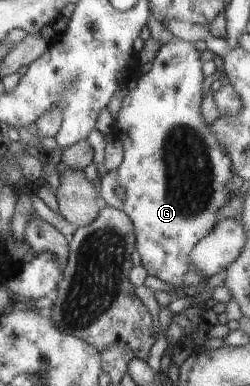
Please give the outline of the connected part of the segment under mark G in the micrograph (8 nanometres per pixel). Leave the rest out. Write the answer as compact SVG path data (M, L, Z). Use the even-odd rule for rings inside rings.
M173 37L167 44L162 44L151 62L150 70L138 76L136 86L124 94L112 130L124 148L122 162L116 170L110 170L102 176L99 190L103 205L123 211L131 219L140 265L148 275L166 282L168 286L174 286L176 292L167 292L173 299L182 296L192 298L196 292L204 290L202 282L205 283L206 278L192 270L191 251L215 229L218 221L215 214L229 202L226 184L234 173L223 144L218 142L211 127L206 126L200 118L198 106L202 100L202 62L198 60L193 43ZM120 187L122 196L116 194Z

